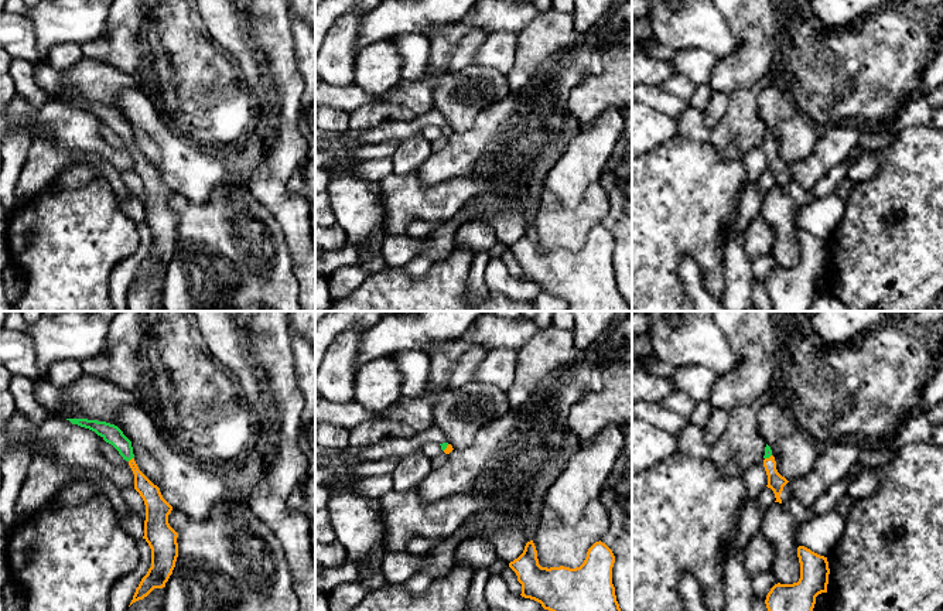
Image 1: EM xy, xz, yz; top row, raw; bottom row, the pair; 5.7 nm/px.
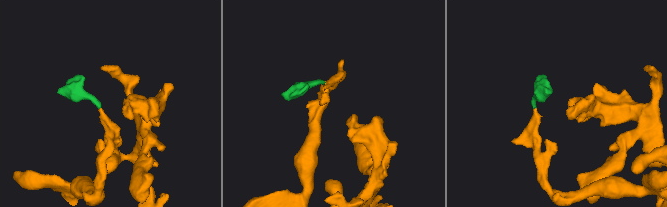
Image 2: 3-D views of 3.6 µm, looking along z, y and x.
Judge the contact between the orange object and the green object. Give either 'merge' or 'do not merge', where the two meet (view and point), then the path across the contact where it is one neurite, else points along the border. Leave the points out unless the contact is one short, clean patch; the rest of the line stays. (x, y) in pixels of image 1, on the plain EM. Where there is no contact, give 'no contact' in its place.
merge; meets orange in xy at (130, 143); runs through xy (150, 176), (142, 167), (130, 143), (125, 130), (110, 116)

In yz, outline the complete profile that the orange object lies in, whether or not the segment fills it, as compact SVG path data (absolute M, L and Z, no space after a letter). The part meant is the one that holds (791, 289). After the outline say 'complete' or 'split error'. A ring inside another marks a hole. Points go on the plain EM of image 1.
M804 229L797 231L800 262L793 267L775 267L765 287L772 311L809 311L816 280L827 276L828 245Z; complete

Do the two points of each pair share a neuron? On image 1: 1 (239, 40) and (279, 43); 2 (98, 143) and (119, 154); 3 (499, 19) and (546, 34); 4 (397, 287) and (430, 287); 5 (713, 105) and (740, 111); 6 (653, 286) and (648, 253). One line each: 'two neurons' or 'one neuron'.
1: two neurons
2: one neuron
3: two neurons
4: one neuron
5: two neurons
6: one neuron

